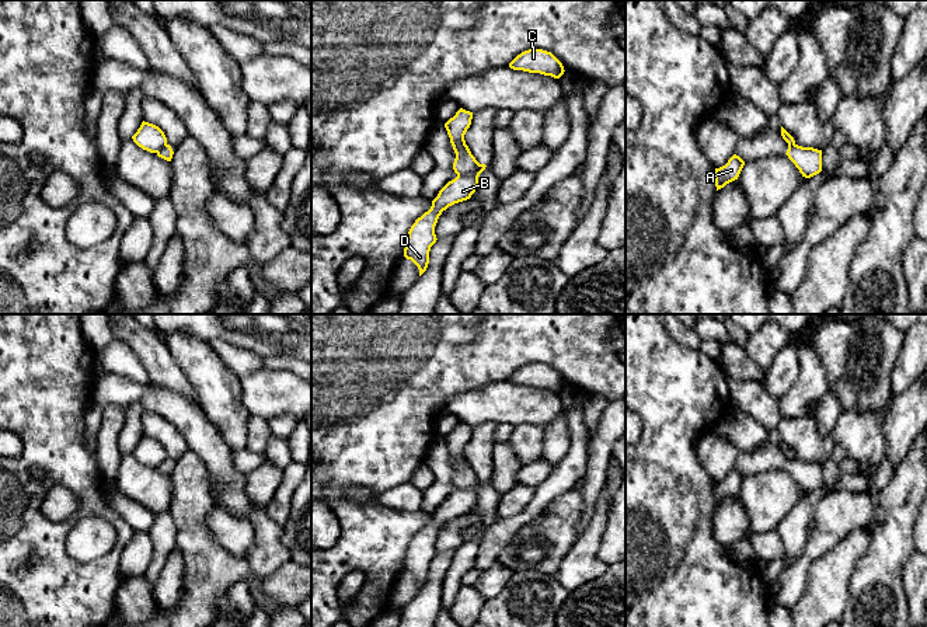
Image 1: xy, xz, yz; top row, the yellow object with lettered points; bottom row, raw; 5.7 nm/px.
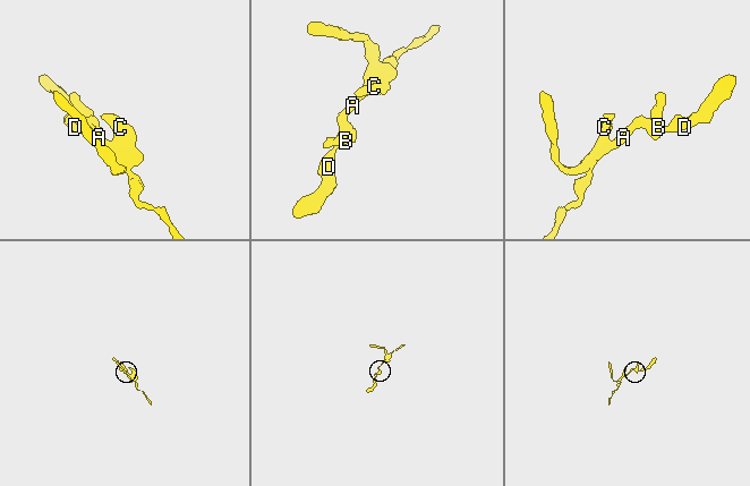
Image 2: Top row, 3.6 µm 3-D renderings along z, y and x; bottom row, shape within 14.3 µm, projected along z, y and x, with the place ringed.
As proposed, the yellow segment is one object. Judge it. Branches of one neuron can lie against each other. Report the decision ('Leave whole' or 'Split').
Split

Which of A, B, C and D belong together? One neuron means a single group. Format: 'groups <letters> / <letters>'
groups A C / B D

